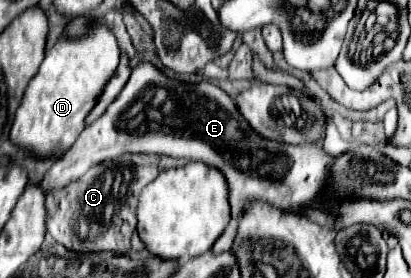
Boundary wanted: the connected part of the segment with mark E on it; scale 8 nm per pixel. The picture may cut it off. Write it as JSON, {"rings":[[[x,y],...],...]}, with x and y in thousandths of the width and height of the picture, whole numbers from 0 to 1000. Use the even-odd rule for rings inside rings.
{"rings":[[[343,216],[324,245],[299,331],[275,360],[255,410],[192,482],[187,511],[124,590],[105,647],[90,662],[109,698],[119,698],[124,683],[158,676],[202,633],[226,590],[241,590],[260,568],[285,568],[304,547],[406,554],[421,568],[445,561],[460,576],[489,576],[533,604],[552,633],[562,799],[518,878],[528,914],[562,892],[582,791],[606,719],[635,719],[674,748],[713,755],[752,741],[776,712],[796,647],[796,597],[810,576],[771,518],[708,525],[625,489],[625,475],[606,460],[601,432],[582,417],[572,360],[528,302],[509,288],[484,302],[436,295],[411,281],[372,223]]]}

